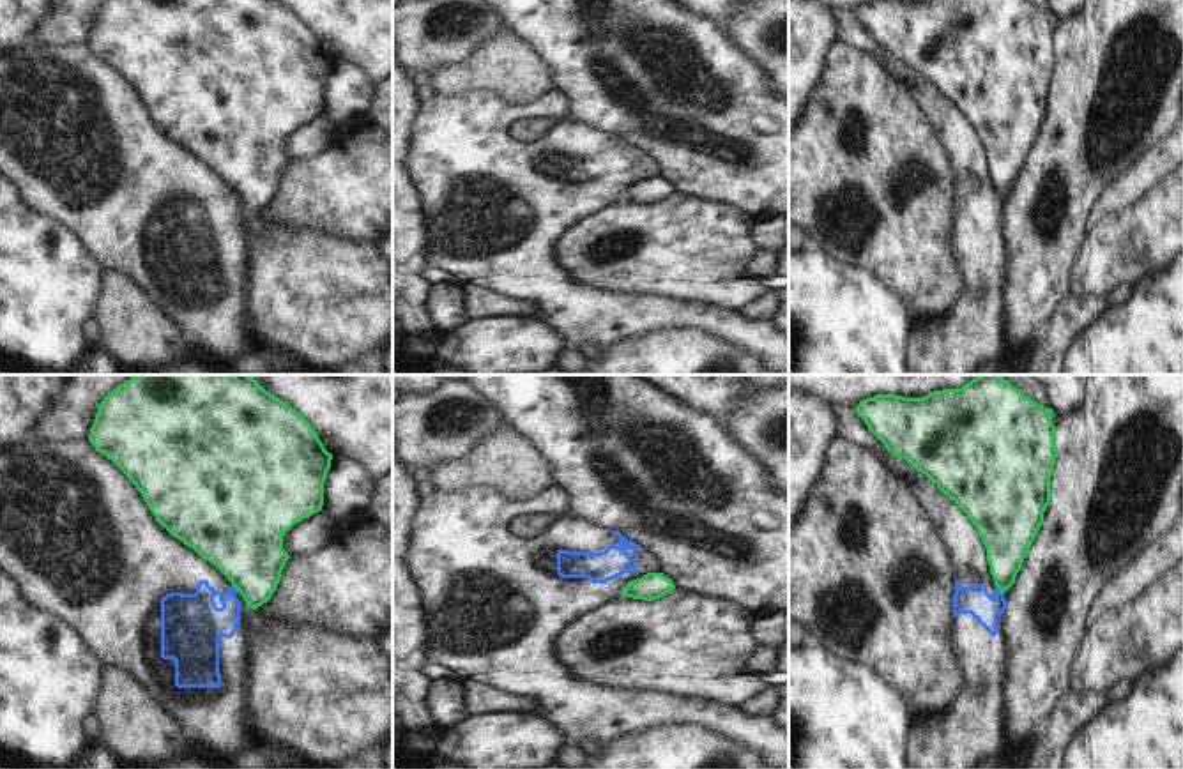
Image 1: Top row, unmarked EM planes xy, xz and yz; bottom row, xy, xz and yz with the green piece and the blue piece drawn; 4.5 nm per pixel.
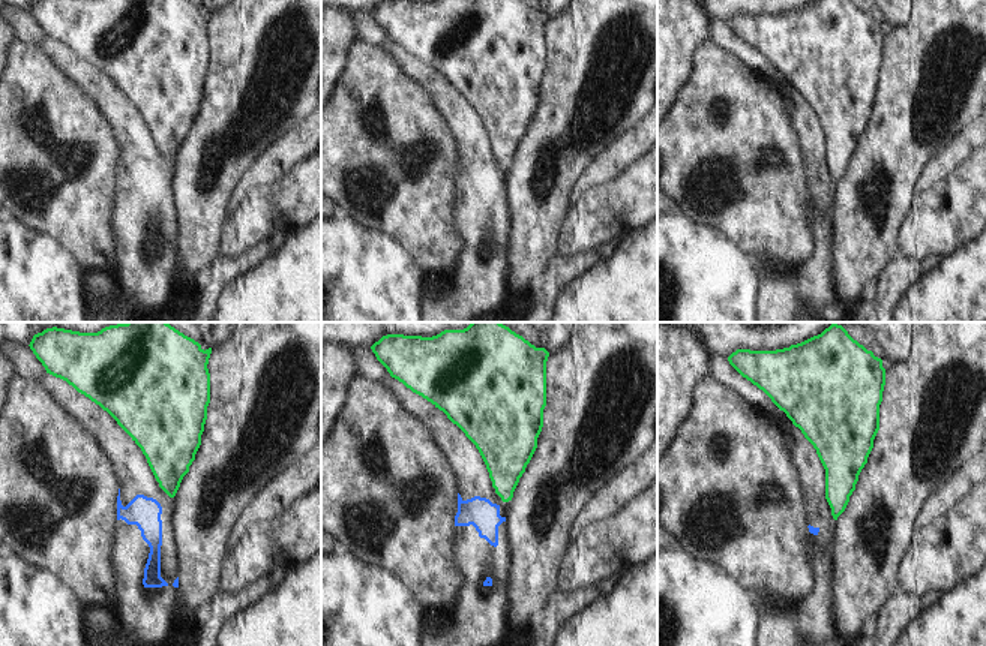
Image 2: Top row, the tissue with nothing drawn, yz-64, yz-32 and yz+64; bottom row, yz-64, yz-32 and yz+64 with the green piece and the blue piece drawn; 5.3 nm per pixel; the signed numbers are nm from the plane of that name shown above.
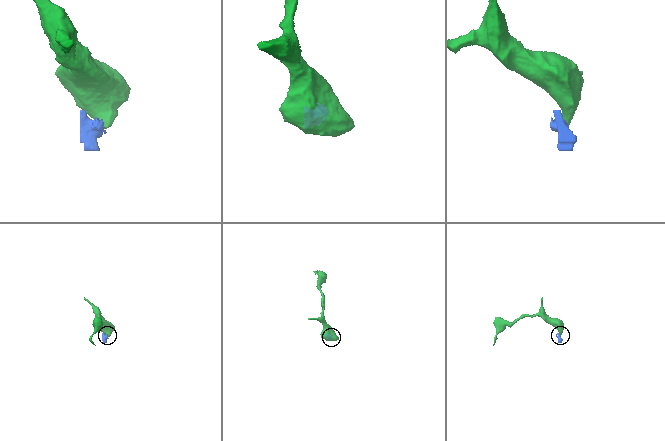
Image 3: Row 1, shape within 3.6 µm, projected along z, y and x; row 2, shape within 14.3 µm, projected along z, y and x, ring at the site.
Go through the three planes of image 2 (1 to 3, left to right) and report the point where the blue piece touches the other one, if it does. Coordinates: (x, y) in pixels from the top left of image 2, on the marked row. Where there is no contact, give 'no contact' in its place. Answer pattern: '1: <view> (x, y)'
1: no contact
2: no contact
3: no contact

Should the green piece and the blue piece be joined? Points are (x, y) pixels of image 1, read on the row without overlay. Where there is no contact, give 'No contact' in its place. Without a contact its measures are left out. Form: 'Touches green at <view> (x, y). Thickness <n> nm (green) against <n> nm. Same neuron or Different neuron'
Touches green at yz (999, 193). Thickness 220 nm (green) against 140 nm. Different neuron.

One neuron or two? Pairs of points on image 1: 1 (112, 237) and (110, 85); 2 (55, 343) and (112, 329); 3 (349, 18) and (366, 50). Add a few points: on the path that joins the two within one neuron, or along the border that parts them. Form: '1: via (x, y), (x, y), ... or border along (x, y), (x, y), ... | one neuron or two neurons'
1: via (137, 200), (138, 172), (126, 159), (115, 122) | one neuron
2: border along (103, 273), (98, 303), (91, 313) | two neurons
3: via (356, 25), (366, 36), (366, 43) | one neuron

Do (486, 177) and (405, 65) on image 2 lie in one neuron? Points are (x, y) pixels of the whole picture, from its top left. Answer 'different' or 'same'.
same

